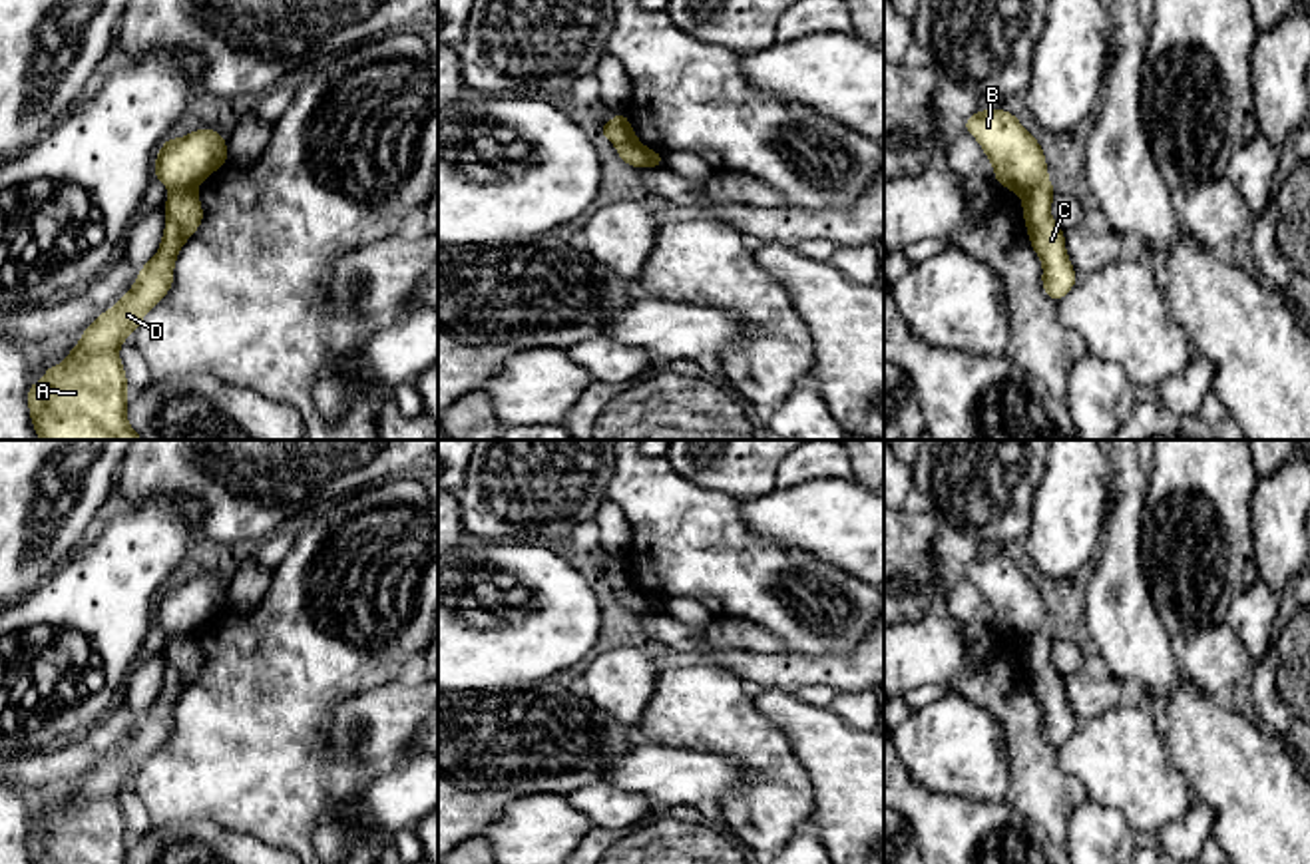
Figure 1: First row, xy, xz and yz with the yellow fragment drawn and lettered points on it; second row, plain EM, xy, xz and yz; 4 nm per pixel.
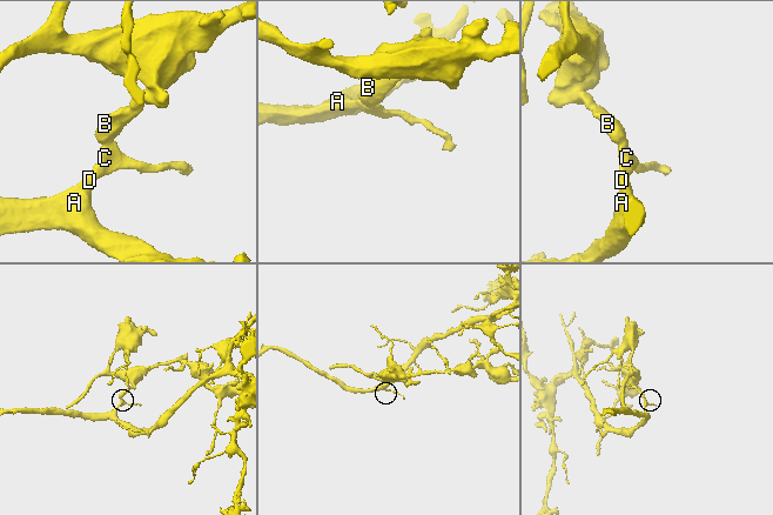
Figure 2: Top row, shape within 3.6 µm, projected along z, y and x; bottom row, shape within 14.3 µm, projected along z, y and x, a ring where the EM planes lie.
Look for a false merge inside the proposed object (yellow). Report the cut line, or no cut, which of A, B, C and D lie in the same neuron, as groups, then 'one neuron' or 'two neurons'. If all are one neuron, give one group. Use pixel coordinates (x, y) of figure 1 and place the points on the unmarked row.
cut xy (196, 630), (184, 630), (170, 638); groups A C D / B; two neurons

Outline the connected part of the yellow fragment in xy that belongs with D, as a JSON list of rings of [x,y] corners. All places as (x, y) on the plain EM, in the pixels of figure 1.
[[[197,631],[169,637],[161,691],[139,715],[131,735],[88,774],[60,812],[46,812],[42,828],[30,830],[30,864],[127,864],[127,824],[121,788],[173,733],[175,705],[199,675],[205,659]]]

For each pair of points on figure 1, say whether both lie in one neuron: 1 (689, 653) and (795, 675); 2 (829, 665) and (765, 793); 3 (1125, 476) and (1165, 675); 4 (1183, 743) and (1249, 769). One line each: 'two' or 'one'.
1: one
2: two
3: one
4: one

